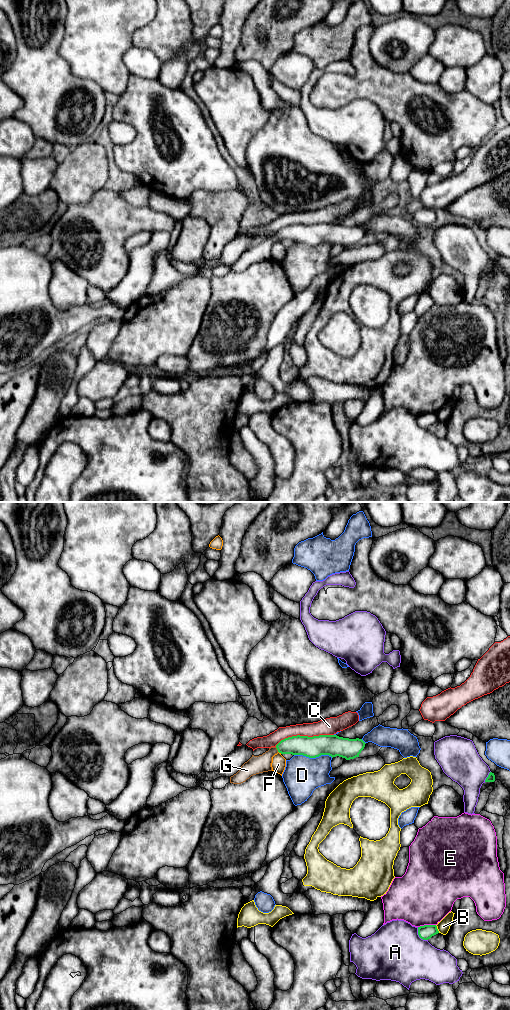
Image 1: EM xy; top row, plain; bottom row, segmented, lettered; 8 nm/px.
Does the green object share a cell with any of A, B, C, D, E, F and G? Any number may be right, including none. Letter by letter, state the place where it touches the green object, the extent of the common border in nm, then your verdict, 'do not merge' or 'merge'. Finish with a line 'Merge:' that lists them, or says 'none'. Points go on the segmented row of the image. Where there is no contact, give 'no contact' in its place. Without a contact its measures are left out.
A: contact xy (419, 936); length 140 nm; do not merge
B: contact xy (437, 929); length 70 nm; do not merge
C: contact xy (304, 736); length 480 nm; do not merge
D: contact xy (313, 757); length 320 nm; do not merge
E: contact xy (426, 925); length 150 nm; do not merge
F: contact xy (280, 752); length 40 nm; do not merge
G: contact xy (277, 749); length 50 nm; merge
Merge: G

